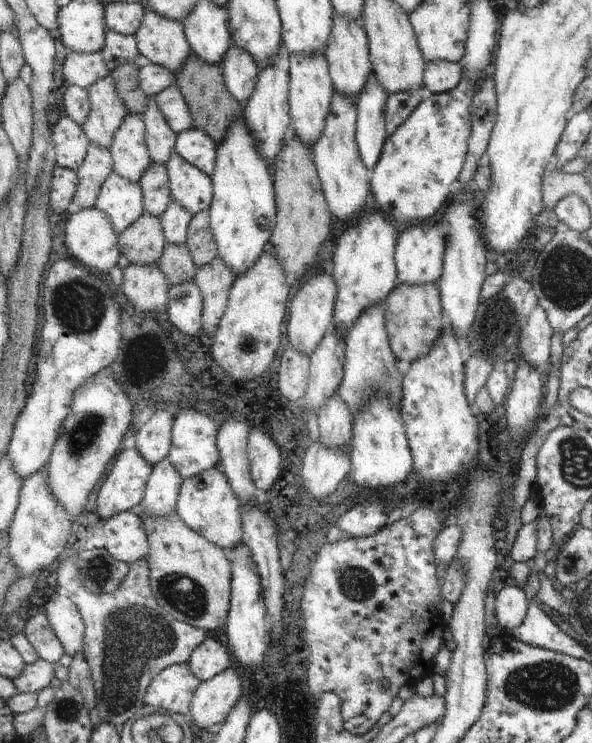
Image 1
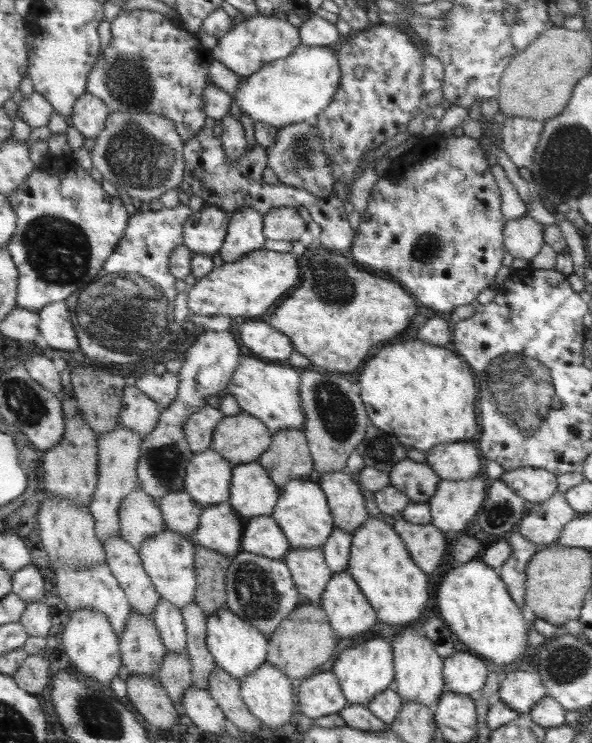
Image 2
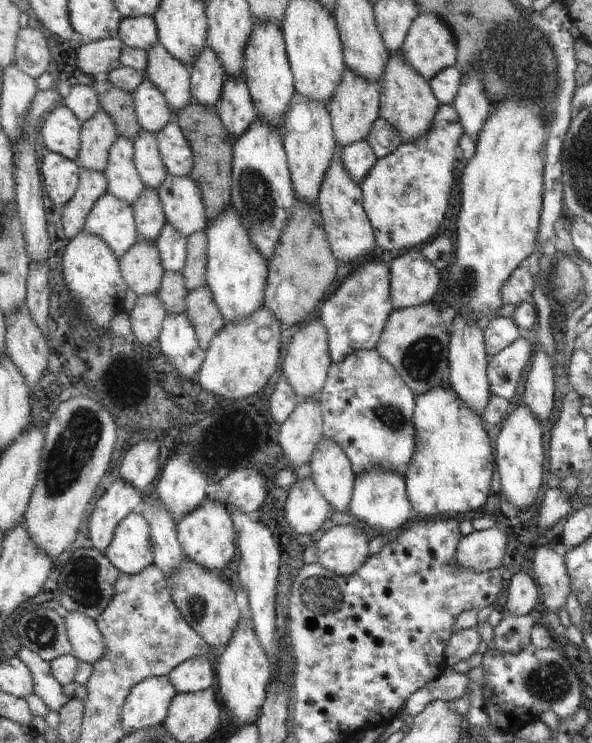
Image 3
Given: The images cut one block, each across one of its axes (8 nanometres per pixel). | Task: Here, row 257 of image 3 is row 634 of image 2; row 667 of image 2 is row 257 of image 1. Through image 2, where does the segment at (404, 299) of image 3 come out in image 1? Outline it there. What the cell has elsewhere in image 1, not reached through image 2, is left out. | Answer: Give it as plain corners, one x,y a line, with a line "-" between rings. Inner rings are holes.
436,219
412,226
398,235
396,247
396,266
400,284
436,284
443,276
444,252
446,251
445,233
440,221

